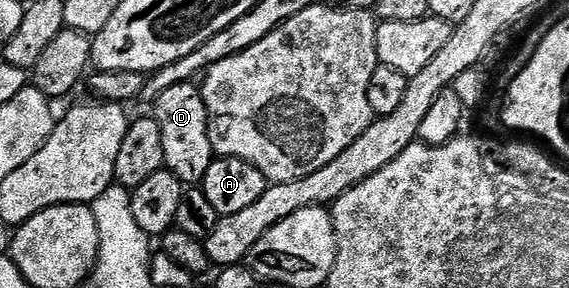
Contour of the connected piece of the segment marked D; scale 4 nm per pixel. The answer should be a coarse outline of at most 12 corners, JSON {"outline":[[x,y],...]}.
{"outline":[[200,86],[151,104],[167,170],[200,184],[215,158]]}

